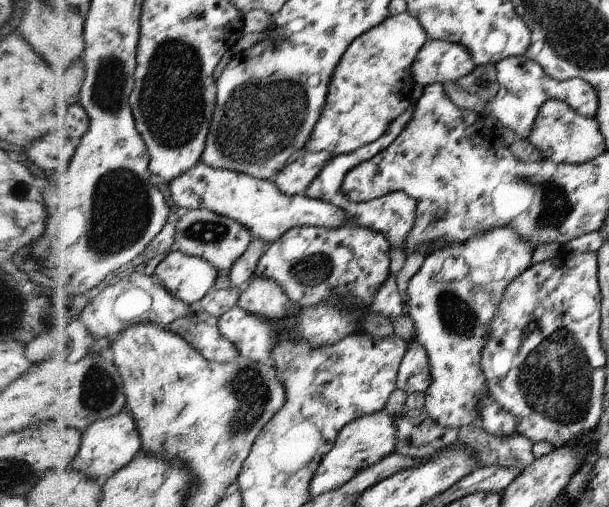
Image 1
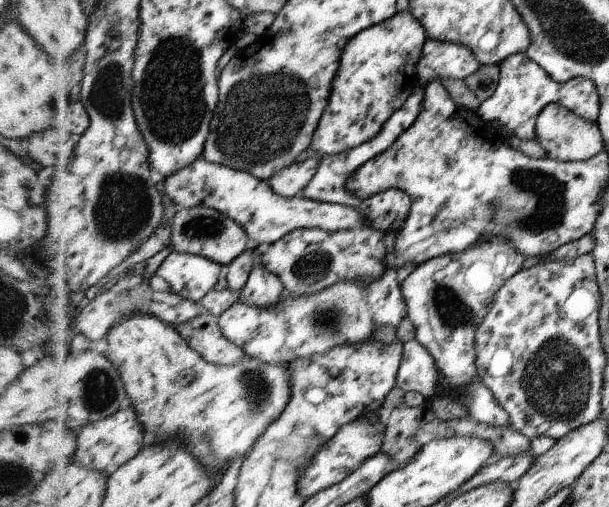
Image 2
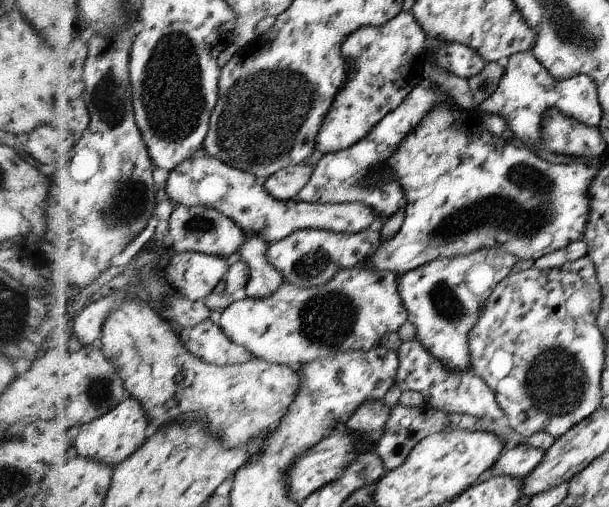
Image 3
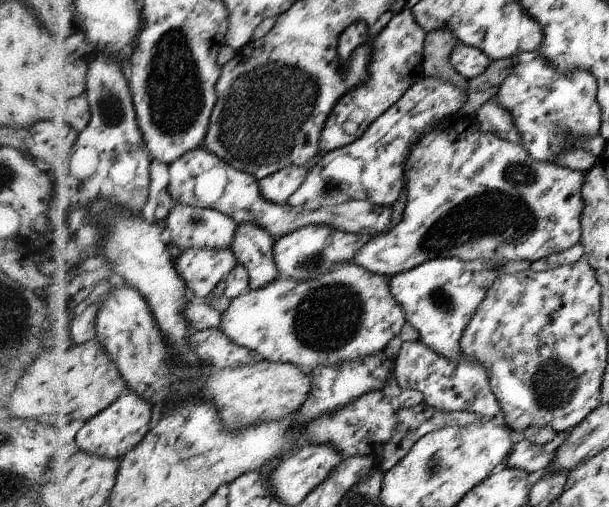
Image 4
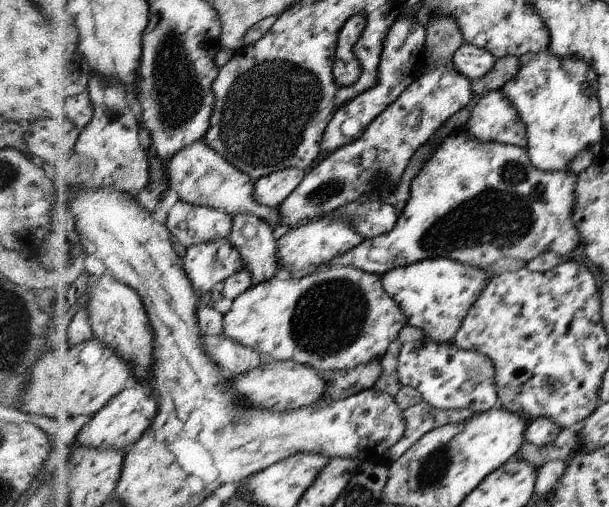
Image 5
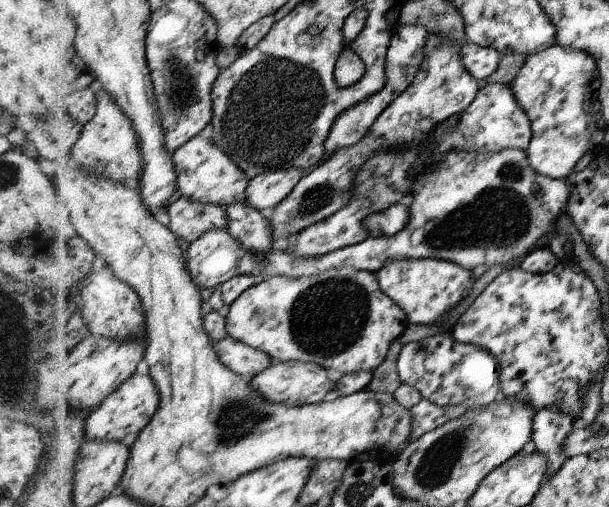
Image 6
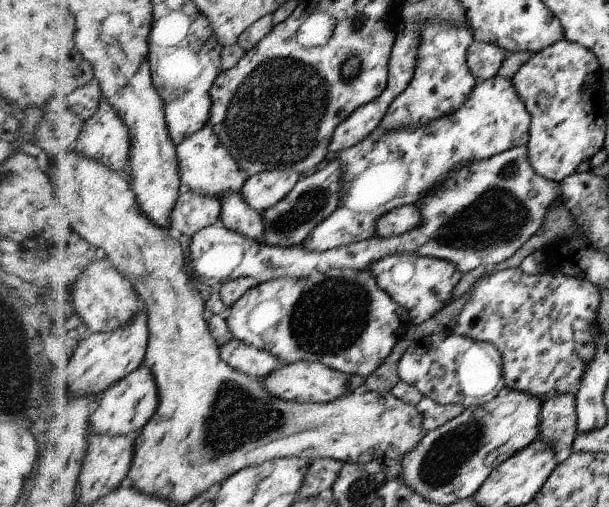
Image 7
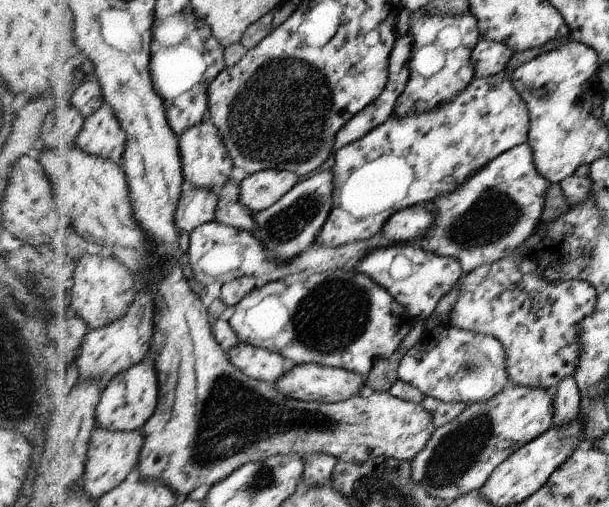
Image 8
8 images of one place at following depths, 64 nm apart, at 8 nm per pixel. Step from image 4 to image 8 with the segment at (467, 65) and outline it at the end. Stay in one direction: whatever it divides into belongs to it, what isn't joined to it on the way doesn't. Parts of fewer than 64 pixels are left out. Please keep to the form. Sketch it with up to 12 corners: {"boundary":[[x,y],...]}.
{"boundary":[[480,38],[472,49],[476,77],[505,72],[513,51]]}

